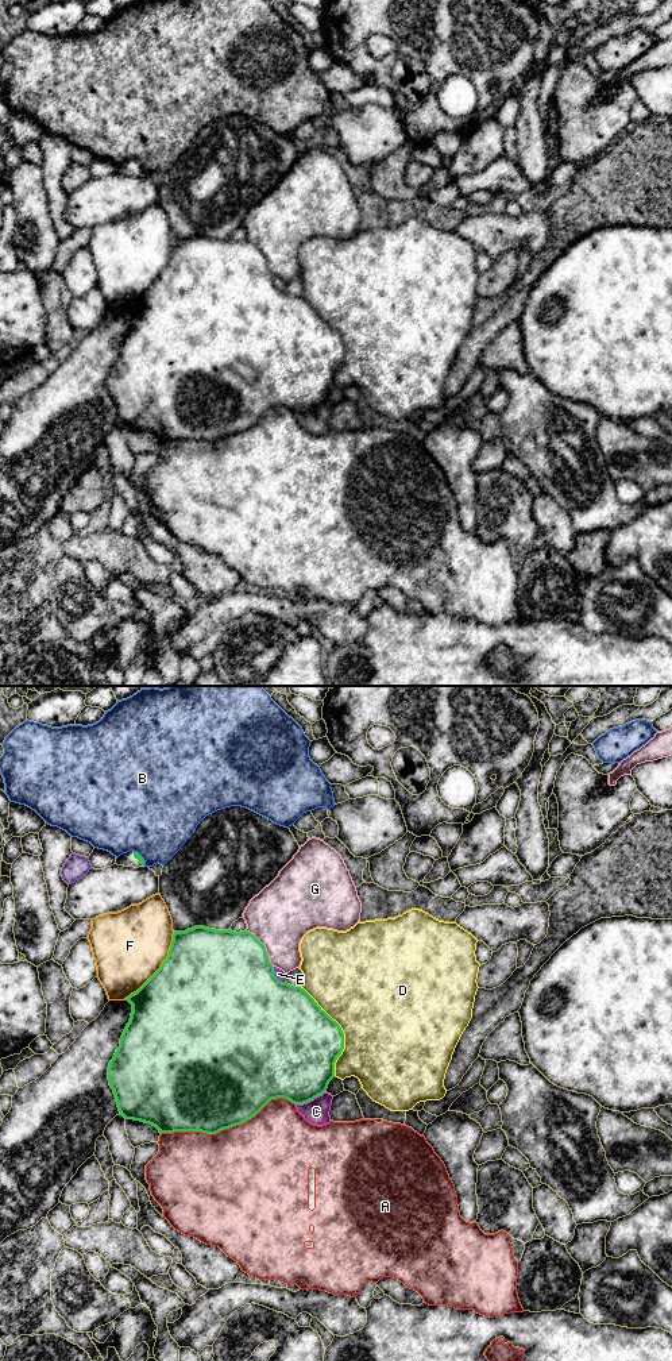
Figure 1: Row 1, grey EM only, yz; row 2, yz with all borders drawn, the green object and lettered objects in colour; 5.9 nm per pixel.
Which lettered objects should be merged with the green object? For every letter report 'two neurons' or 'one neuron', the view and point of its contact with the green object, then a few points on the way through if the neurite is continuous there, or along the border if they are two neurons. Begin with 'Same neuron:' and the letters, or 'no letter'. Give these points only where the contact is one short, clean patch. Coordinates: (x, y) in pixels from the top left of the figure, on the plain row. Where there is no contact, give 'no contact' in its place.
Same neuron: no letter
A: two neurons; contact yz (227, 436)
B: two neurons; contact yz (142, 166)
C: two neurons; contact yz (311, 408)
D: two neurons; contact yz (342, 339)
E: two neurons; contact yz (274, 285)
F: two neurons; contact yz (161, 276)
G: two neurons; contact yz (265, 257)

